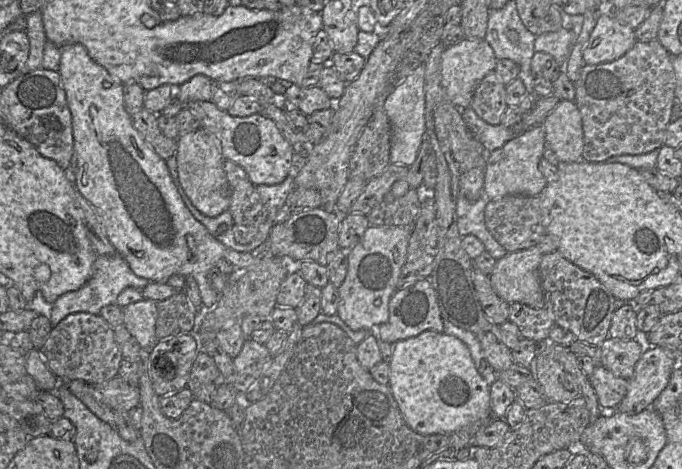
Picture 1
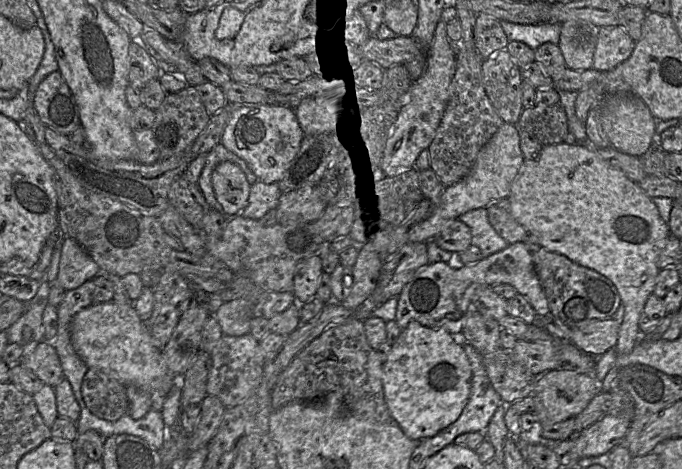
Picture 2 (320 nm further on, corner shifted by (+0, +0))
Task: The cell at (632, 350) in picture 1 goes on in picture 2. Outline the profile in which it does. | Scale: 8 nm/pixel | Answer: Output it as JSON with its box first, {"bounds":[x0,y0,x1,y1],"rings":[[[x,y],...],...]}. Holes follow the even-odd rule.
{"bounds":[569,319,620,357],"rings":[[[614,319],[591,320],[576,329],[571,329],[569,342],[581,351],[599,357],[615,348],[620,324]]]}

